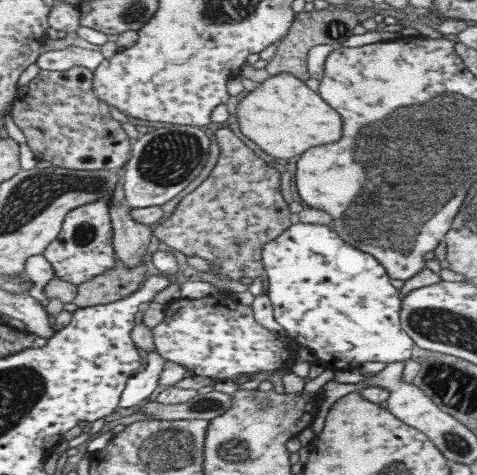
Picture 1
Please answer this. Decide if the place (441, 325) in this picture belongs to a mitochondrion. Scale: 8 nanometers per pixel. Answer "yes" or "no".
yes

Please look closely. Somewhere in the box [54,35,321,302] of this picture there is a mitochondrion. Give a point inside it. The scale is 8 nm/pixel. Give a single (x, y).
(168, 159)

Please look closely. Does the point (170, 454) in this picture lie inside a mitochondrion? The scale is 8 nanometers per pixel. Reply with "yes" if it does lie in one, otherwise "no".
yes

